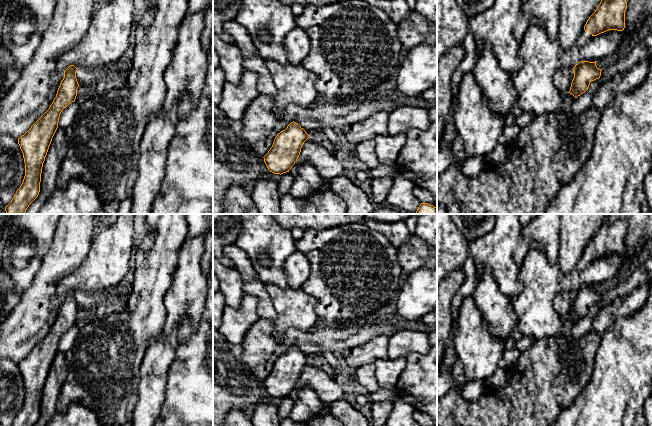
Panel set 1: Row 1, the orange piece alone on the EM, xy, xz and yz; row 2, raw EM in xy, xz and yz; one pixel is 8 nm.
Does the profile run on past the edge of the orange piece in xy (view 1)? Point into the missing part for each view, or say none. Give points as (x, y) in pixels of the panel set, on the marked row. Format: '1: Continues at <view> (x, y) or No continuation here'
1: No continuation here

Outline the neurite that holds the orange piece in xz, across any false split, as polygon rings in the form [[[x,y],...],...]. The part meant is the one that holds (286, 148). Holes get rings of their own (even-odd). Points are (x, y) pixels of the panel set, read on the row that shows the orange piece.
[[[291,122],[285,130],[277,134],[272,147],[263,157],[268,170],[280,175],[289,172],[309,137],[298,123]]]

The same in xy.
[[[70,65],[64,71],[64,78],[49,109],[18,138],[25,163],[25,176],[11,202],[5,207],[7,214],[25,214],[39,195],[43,163],[58,128],[60,114],[77,96],[77,70],[74,65]]]

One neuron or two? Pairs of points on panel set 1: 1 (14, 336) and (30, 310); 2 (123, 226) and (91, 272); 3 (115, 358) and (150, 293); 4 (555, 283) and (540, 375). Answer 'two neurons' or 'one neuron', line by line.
1: one neuron
2: one neuron
3: one neuron
4: two neurons

